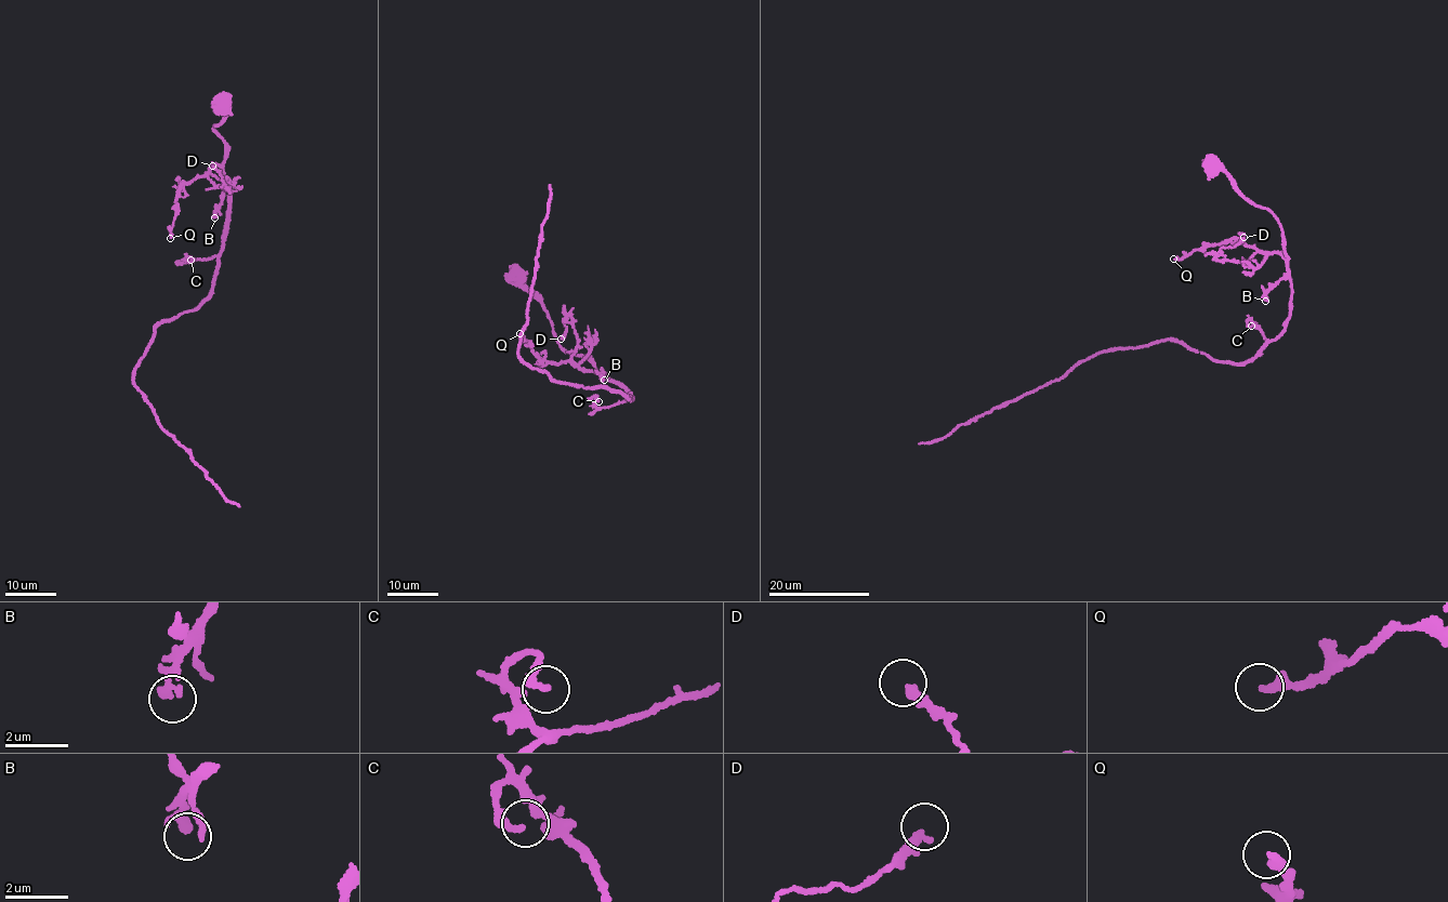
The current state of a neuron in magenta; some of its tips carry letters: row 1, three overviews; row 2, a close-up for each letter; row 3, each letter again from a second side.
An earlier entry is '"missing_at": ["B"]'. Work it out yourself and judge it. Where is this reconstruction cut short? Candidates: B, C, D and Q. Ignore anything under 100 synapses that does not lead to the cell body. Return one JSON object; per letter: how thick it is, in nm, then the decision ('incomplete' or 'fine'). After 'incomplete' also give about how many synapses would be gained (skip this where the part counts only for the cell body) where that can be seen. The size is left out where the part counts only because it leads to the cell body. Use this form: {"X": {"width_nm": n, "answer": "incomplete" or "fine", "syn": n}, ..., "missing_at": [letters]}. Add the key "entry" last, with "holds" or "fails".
{"B": {"width_nm": 280, "answer": "fine"}, "C": {"width_nm": 240, "answer": "fine"}, "D": {"width_nm": 280, "answer": "fine"}, "Q": {"width_nm": 280, "answer": "fine"}, "missing_at": [], "entry": "fails"}

